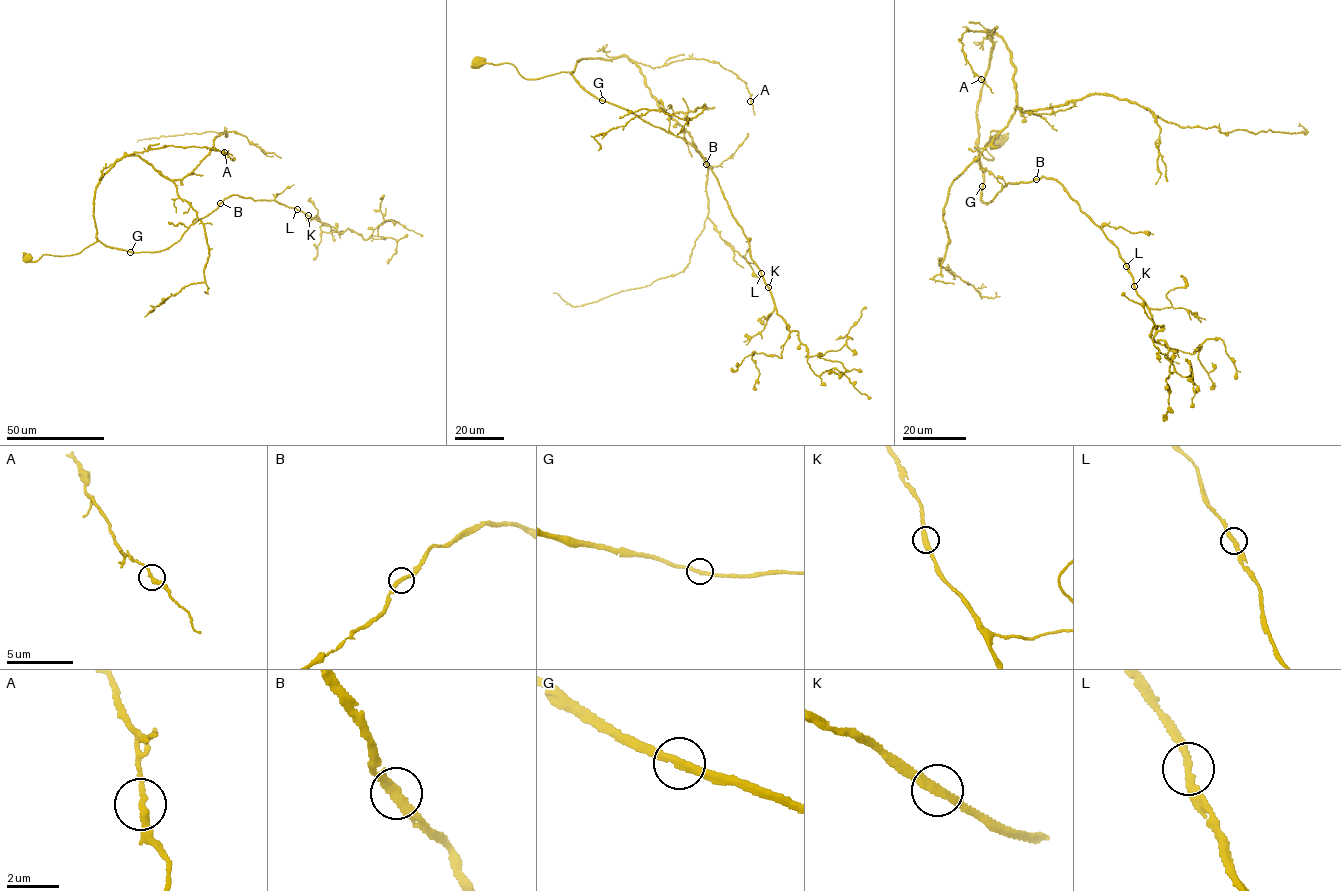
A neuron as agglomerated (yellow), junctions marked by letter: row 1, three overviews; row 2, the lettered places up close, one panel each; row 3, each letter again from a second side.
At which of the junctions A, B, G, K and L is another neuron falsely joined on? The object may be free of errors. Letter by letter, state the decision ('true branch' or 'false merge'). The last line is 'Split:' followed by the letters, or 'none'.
A: true branch
B: true branch
G: true branch
K: true branch
L: true branch
Split: none

